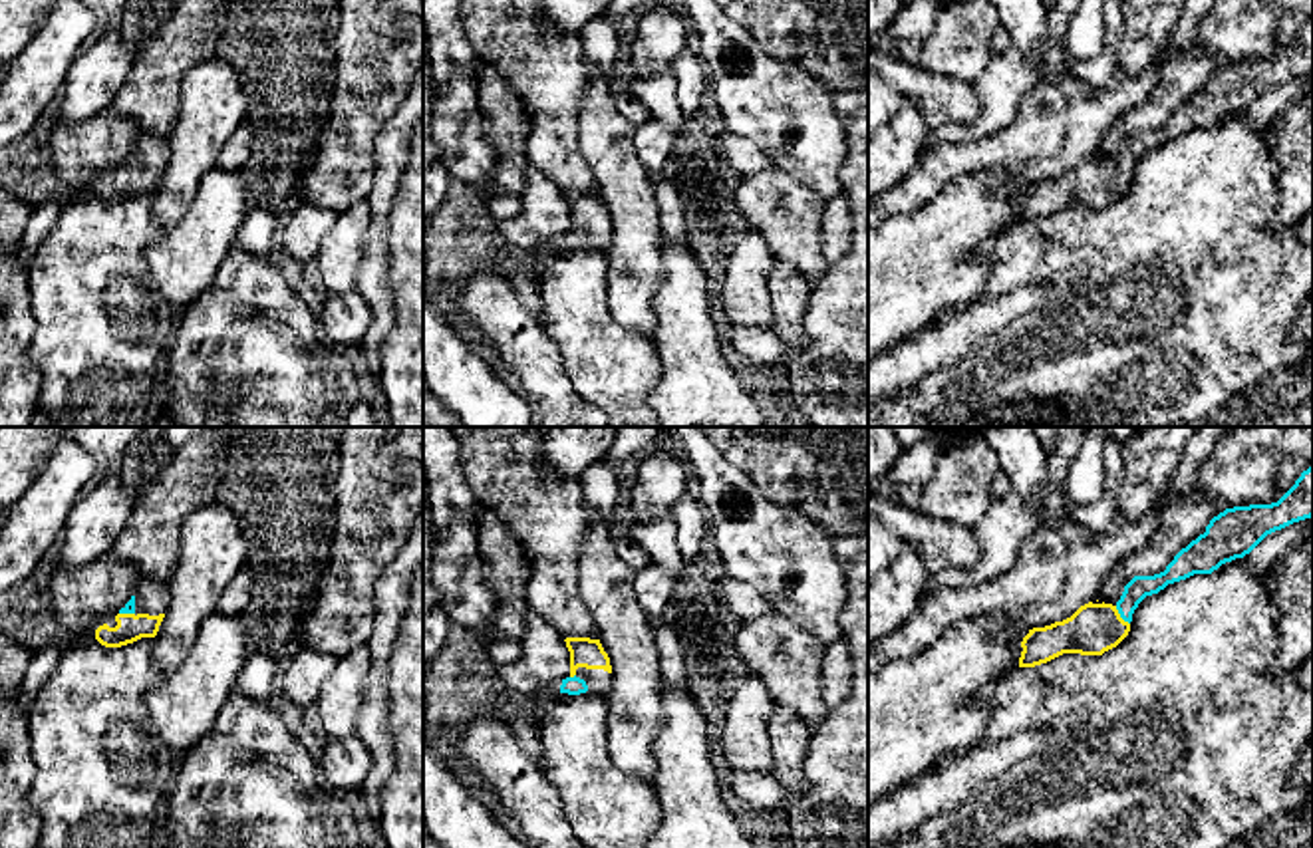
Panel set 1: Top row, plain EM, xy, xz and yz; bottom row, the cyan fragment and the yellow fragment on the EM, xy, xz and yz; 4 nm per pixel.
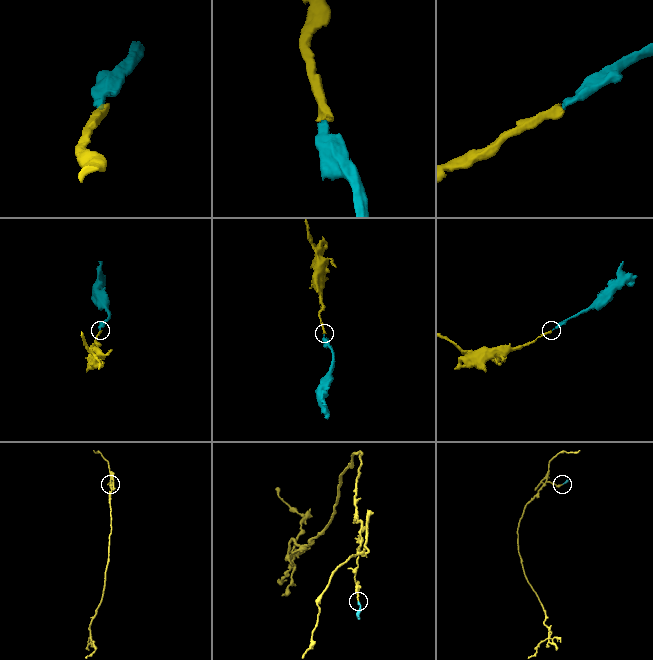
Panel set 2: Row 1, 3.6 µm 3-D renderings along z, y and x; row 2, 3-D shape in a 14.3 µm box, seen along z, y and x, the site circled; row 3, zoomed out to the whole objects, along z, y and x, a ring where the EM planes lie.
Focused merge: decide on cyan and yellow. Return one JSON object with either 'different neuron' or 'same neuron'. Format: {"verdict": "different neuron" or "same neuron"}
{"verdict": "same neuron"}

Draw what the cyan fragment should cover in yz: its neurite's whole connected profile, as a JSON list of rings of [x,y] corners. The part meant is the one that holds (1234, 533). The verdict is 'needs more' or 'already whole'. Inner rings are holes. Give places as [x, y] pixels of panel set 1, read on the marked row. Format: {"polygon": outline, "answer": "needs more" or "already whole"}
{"polygon": [[[1313,467],[1271,504],[1226,508],[1206,532],[1182,548],[1164,572],[1134,576],[1112,604],[1085,604],[1071,618],[1033,628],[1021,641],[1019,667],[1035,667],[1063,653],[1102,655],[1130,632],[1138,604],[1168,584],[1194,574],[1212,574],[1222,564],[1249,554],[1267,534],[1313,516]]], "answer": "needs more"}

